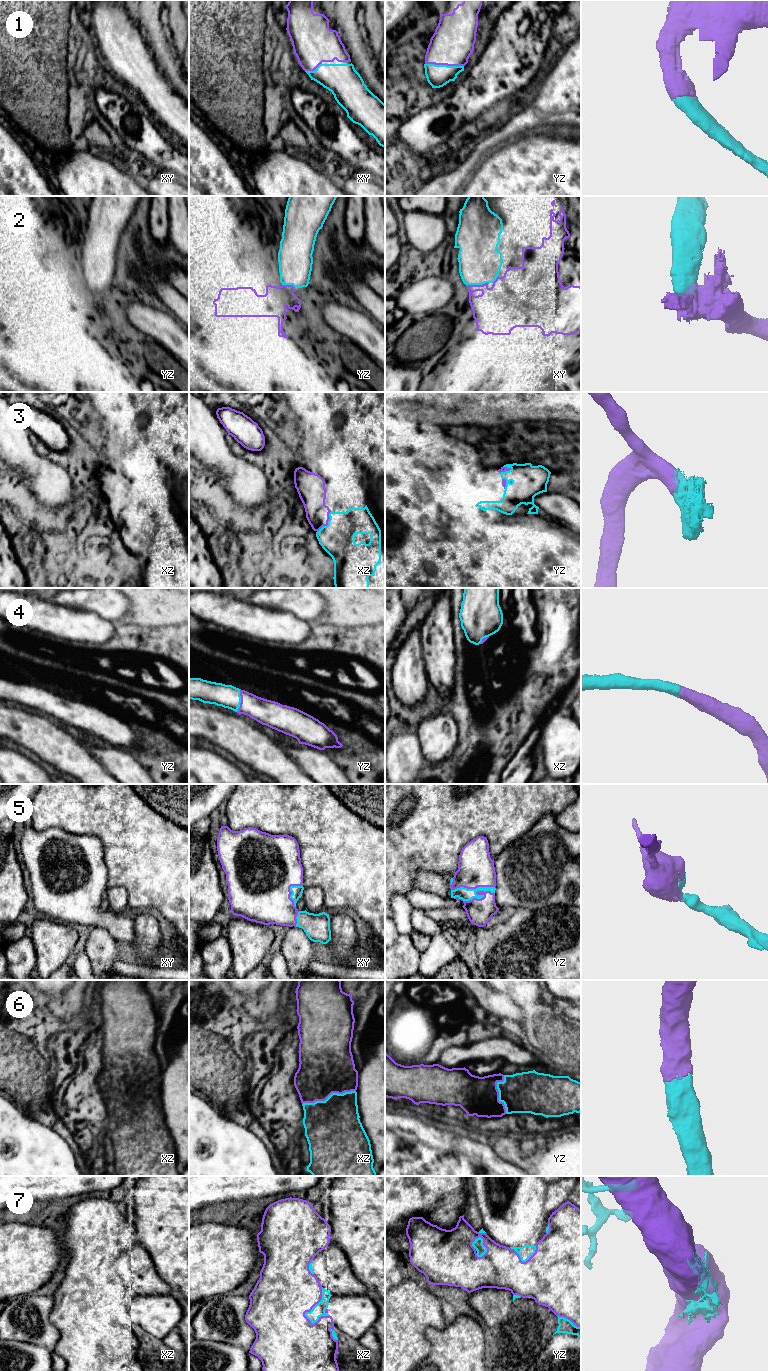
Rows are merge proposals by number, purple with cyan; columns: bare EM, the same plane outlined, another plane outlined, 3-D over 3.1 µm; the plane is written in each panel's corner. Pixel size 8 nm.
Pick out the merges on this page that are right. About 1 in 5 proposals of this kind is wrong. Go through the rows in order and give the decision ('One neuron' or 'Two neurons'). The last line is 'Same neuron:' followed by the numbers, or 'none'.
1: One neuron
2: One neuron
3: One neuron
4: One neuron
5: One neuron
6: One neuron
7: Two neurons
Same neuron: 1, 2, 3, 4, 5, 6

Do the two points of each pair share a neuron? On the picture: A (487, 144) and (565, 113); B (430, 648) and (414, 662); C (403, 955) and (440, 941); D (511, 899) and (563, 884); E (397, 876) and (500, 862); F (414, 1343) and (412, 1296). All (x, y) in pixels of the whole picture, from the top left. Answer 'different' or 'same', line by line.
A: same
B: different
C: different
D: same
E: different
F: same

